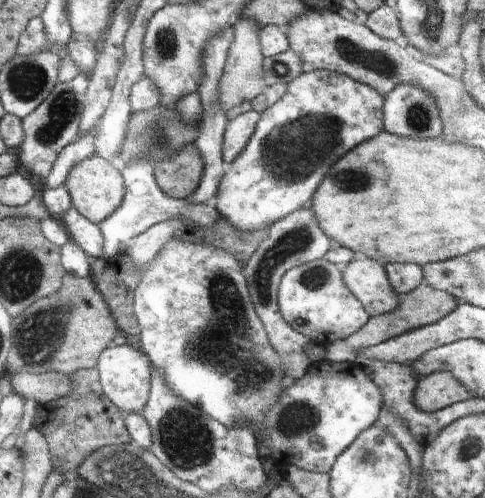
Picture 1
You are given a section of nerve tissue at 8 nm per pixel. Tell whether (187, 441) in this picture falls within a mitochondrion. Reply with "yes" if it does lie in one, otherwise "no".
yes

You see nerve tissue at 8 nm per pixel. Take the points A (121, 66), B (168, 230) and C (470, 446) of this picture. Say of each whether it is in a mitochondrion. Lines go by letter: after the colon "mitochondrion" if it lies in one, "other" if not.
A: other
B: other
C: mitochondrion

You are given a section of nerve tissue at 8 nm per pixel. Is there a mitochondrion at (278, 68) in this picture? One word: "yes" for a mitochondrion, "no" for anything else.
yes

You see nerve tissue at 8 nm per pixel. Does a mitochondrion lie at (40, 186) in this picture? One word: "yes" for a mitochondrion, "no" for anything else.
no

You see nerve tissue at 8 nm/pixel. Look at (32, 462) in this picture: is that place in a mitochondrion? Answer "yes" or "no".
no

